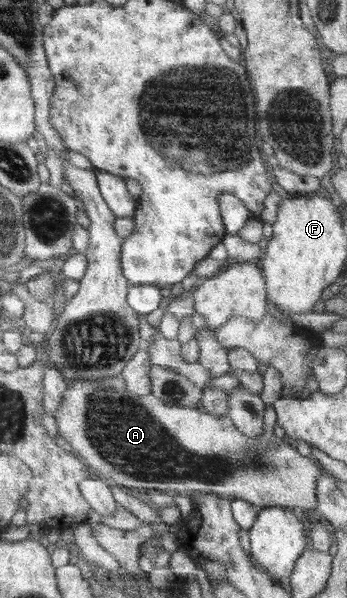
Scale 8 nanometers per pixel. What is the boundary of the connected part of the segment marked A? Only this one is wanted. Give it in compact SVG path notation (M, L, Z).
M118 374L70 384L54 418L58 439L95 470L97 477L109 484L138 488L141 492L174 491L188 497L192 492L210 492L229 501L245 500L258 509L296 507L315 517L316 479L323 471L311 456L301 456L296 449L272 434L273 408L266 405L263 413L264 431L256 438L248 438L232 424L227 415L214 416L200 408L166 406L152 394L144 397L133 395L126 390L125 379Z

